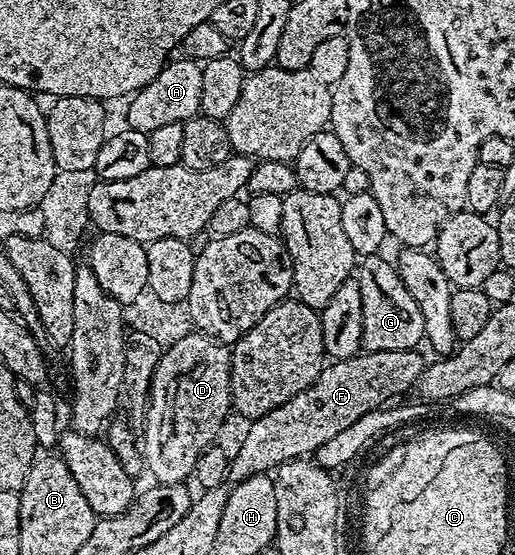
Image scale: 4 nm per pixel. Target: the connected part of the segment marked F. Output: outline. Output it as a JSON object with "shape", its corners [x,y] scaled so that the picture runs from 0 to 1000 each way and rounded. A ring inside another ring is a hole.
{"shape":[[[802,629],[784,632],[730,632],[728,636],[705,634],[693,643],[678,643],[668,650],[652,650],[635,656],[623,668],[616,683],[586,708],[577,708],[559,726],[520,741],[520,748],[495,751],[483,760],[478,782],[470,787],[470,796],[462,802],[462,811],[447,823],[445,865],[460,870],[483,859],[495,859],[507,852],[522,854],[526,849],[542,845],[553,831],[575,831],[600,825],[616,818],[637,791],[647,791],[650,784],[660,784],[668,769],[683,769],[707,748],[715,748],[726,737],[744,735],[751,728],[755,715],[773,715],[779,708],[788,708],[810,695],[819,676],[823,649],[817,634]]]}

